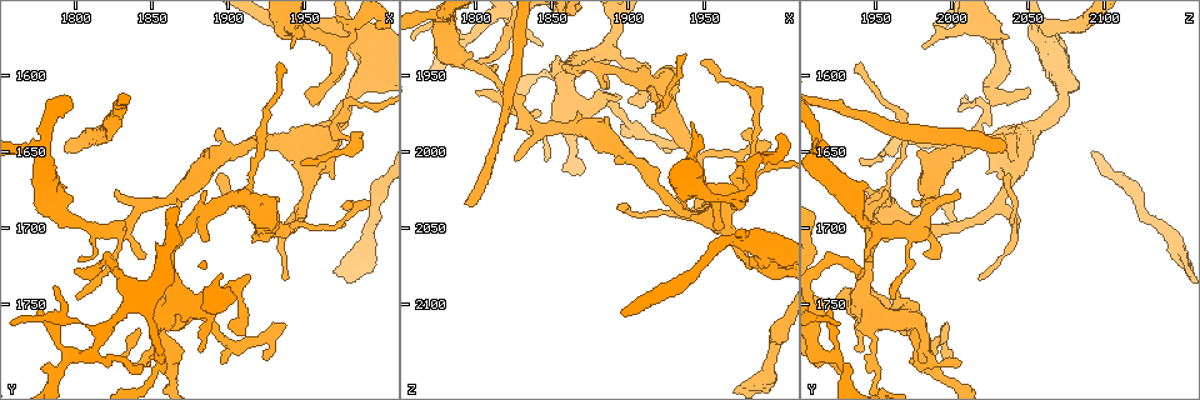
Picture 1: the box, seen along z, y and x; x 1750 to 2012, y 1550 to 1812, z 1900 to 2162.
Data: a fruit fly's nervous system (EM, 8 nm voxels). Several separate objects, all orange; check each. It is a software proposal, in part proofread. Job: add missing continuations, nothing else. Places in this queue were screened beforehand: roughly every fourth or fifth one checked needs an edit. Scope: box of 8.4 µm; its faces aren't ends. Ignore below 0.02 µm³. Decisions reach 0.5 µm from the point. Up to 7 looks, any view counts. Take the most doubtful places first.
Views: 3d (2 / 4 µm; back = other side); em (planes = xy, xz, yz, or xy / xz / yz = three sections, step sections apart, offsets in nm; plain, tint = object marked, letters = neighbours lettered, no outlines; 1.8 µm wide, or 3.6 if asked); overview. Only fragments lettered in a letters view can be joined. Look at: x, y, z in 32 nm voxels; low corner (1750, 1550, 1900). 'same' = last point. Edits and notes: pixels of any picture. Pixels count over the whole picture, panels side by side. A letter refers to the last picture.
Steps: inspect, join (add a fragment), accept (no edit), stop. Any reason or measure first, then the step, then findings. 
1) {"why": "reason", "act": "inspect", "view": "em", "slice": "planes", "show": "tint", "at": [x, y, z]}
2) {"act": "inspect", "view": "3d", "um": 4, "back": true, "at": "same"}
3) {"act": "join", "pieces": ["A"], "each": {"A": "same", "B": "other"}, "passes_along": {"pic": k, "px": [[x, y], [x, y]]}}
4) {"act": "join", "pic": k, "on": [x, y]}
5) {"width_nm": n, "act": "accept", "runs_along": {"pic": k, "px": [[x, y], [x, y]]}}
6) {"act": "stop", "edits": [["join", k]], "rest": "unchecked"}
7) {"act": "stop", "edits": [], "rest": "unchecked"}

{"act": "inspect", "view": "3d", "um": 2, "at": [1960, 1608, 2052]}

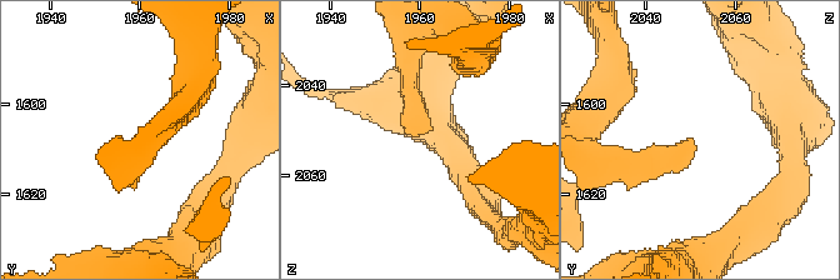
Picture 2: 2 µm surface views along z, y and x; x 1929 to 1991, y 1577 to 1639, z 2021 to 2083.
{"why": "shape alone is not enough", "act": "inspect", "view": "em", "slice": "yz", "step": 8, "show": "plain", "at": [1959, 1608, 2051]}

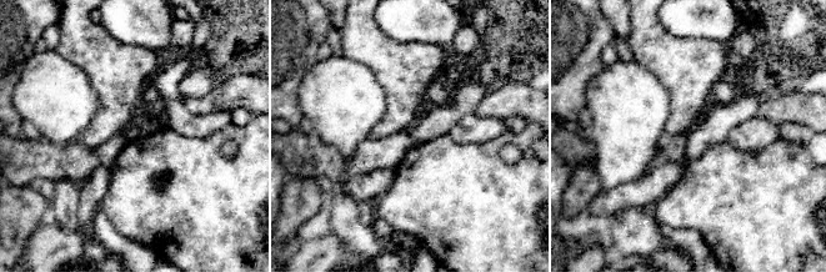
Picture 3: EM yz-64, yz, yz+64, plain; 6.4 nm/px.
{"why": "what lies round it", "act": "inspect", "view": "em", "slice": "yz", "step": 8, "show": "letters", "at": "same"}

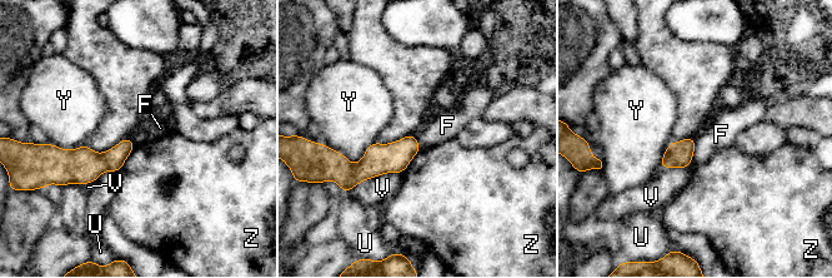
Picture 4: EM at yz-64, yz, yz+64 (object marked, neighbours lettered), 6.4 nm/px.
{"width_nm": 110, "act": "accept", "each": {"F": "other", "U": "other", "V": "other", "Y": "other", "Z": "other"}, "border": {"pic": 4, "px": [[695, 137], [695, 152], [687, 168]]}, "found": "no lettered fragment goes on from it"}

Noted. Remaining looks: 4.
{"why": "an open end", "act": "inspect", "view": "em", "slice": "planes", "show": "letters", "at": [1794, 1648, 2034]}

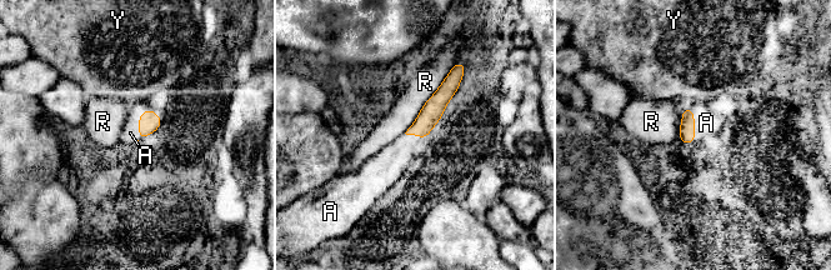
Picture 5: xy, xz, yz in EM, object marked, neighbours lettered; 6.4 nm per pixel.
{"act": "join", "pieces": ["A"], "each": {"A": "same", "R": "other", "Y": "other"}, "passes_along": {"pic": 5, "px": [[687, 125], [694, 125], [706, 123]]}, "found": "it goes on there"}

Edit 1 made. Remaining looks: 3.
{"act": "stop", "edits": [["join", 5]], "rest": "unchecked"}

